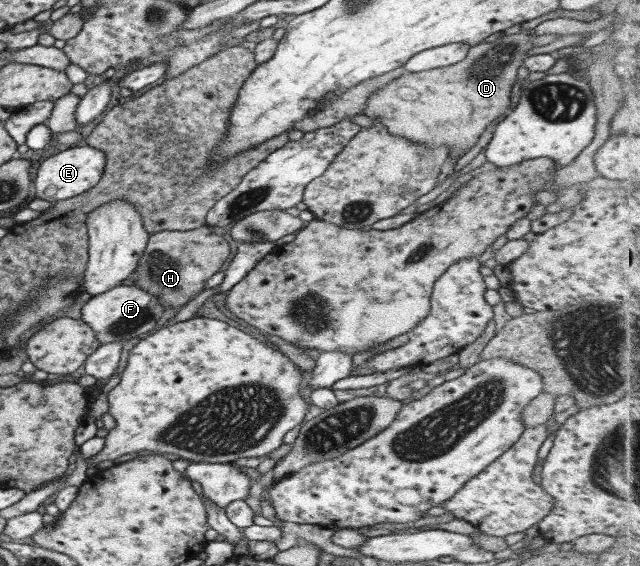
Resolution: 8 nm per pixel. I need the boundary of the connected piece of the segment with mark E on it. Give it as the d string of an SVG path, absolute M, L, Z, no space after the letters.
M90 146L68 148L45 158L37 168L34 178L35 197L53 203L86 192L91 189L104 172L105 154Z

